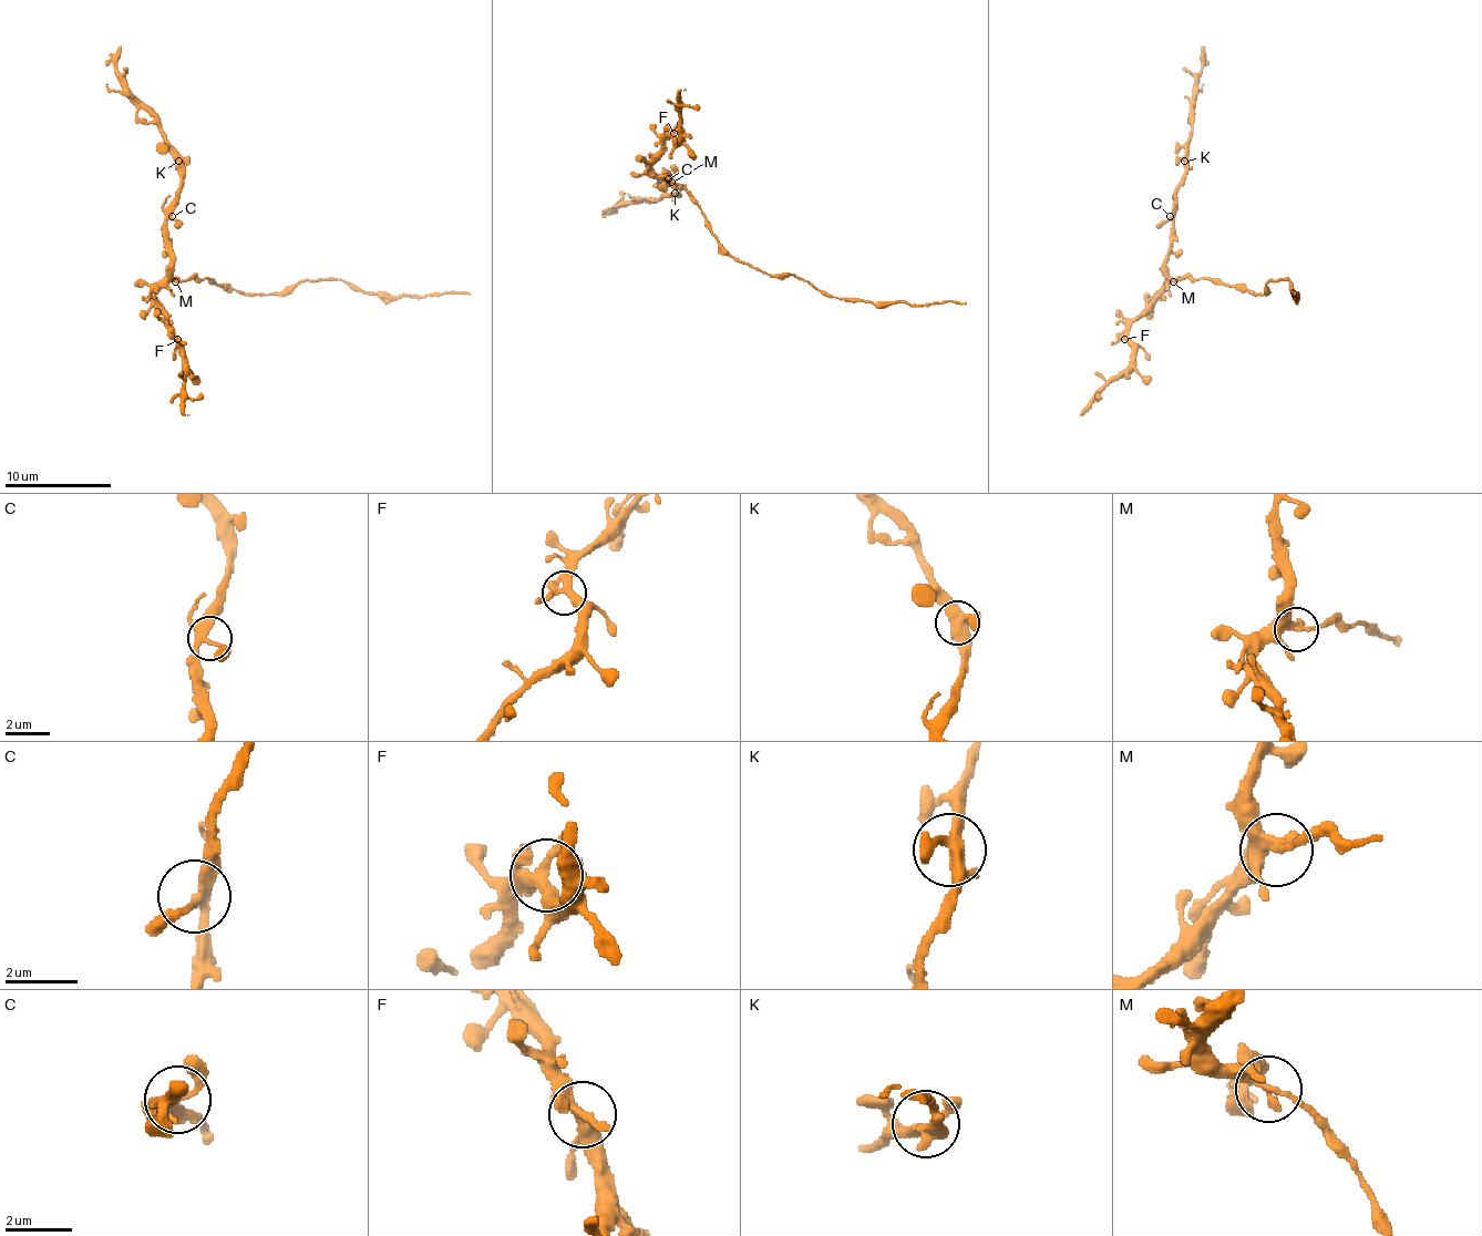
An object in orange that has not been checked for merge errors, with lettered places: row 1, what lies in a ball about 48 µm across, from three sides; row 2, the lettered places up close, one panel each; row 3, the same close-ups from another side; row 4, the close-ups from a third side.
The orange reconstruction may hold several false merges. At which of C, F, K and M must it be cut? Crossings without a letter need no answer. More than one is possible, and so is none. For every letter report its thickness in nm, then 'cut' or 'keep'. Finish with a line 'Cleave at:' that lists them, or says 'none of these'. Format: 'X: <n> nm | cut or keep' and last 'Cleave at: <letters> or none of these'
C: 280 nm | keep
F: 320 nm | keep
K: 400 nm | keep
M: 240 nm | cut
Cleave at: M

